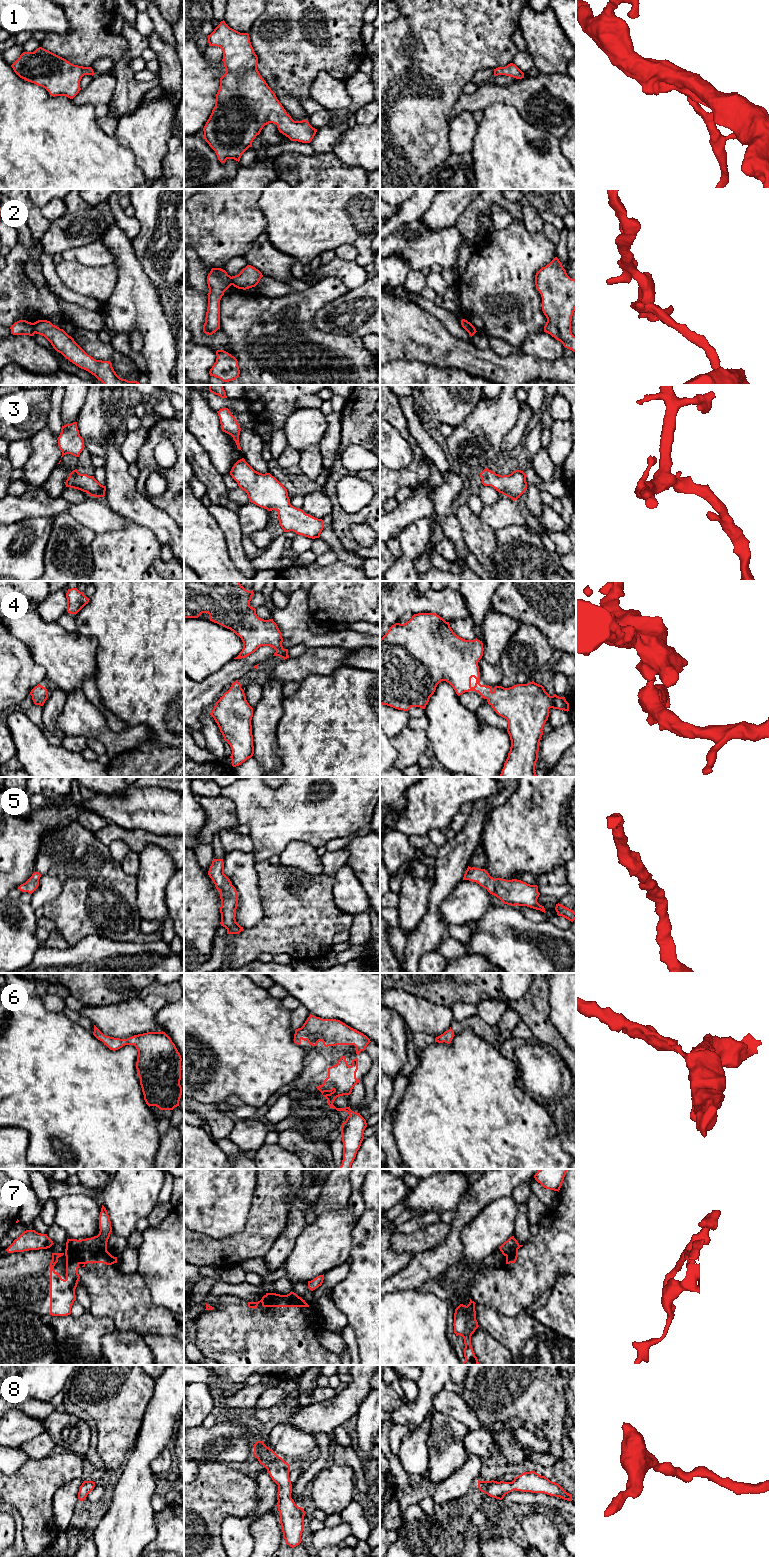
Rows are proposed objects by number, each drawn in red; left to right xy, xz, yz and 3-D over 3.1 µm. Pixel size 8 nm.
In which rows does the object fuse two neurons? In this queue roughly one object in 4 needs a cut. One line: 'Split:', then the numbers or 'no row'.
Split: 2, 7

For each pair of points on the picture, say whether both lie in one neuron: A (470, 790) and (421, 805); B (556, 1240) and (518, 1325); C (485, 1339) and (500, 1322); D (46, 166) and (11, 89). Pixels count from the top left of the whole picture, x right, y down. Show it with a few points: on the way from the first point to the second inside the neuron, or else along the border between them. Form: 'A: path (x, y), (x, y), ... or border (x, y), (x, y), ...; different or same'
A: path (458, 790), (444, 790), (433, 801); same
B: border (524, 1311), (514, 1315), (504, 1315), (500, 1312); different
C: border (479, 1326), (507, 1349); different
D: path (27, 147), (11, 131), (11, 108); same

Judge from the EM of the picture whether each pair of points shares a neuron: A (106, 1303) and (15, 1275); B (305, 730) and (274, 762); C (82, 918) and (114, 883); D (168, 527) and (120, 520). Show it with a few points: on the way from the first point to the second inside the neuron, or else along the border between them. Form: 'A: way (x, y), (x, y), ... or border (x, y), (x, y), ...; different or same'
A: way (86, 1280), (60, 1276), (53, 1283), (38, 1283); same
B: border (275, 735), (275, 753), (280, 761), (280, 766); different
C: way (88, 909), (105, 892); same
D: border (109, 505), (129, 519); different

